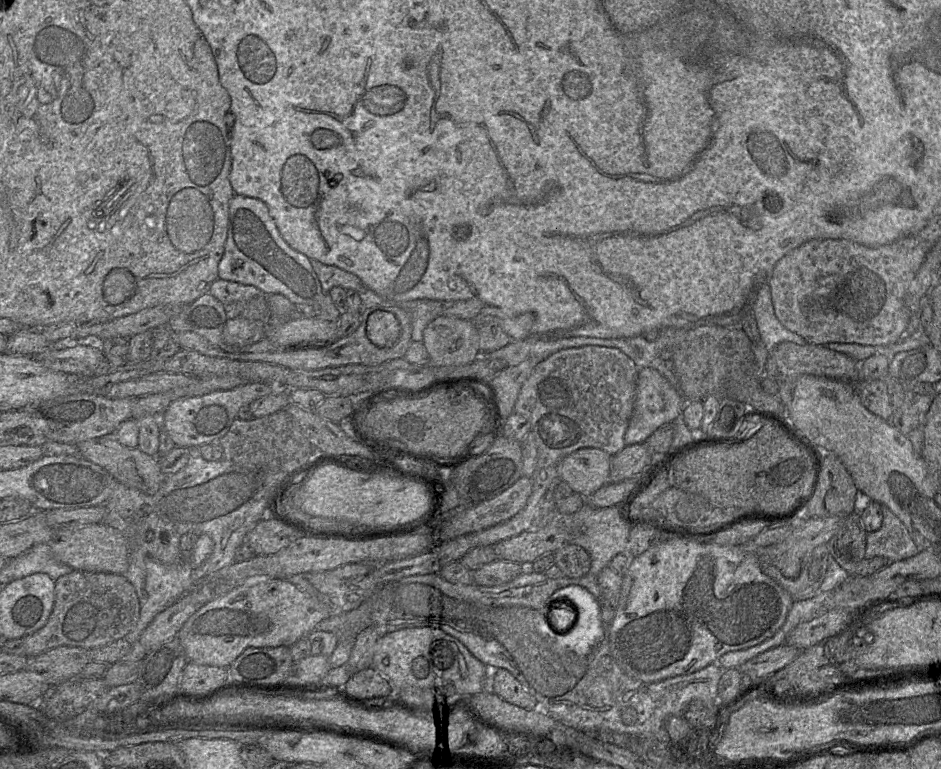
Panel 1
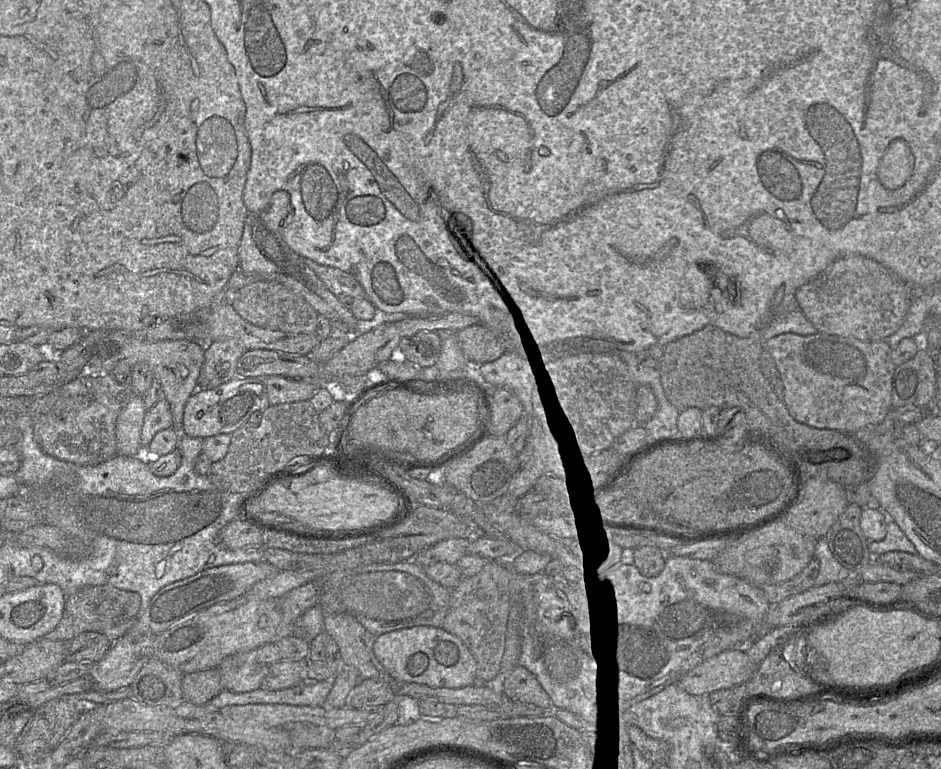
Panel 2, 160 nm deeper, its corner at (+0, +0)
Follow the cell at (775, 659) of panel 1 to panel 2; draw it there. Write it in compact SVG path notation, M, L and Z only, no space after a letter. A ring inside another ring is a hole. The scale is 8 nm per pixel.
M728 649L686 673L678 683L690 694L701 695L746 683L759 664L751 661L744 649Z

